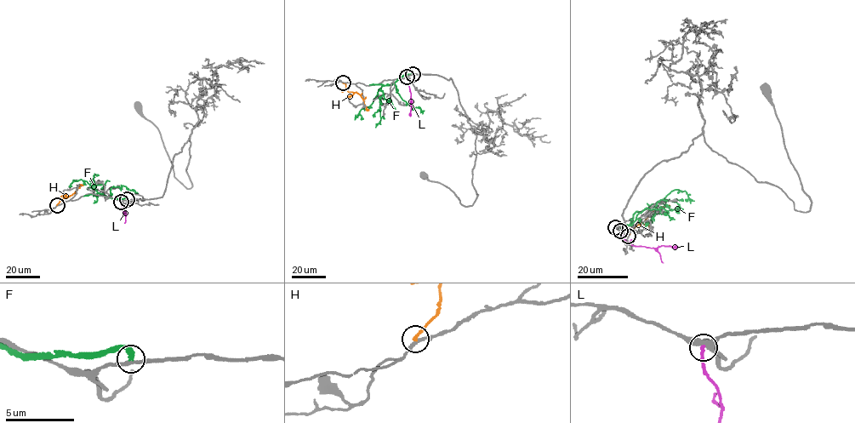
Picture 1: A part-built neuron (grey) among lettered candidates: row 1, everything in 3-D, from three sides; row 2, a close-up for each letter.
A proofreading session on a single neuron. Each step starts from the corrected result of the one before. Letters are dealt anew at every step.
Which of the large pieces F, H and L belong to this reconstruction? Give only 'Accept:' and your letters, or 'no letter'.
Accept: no letter

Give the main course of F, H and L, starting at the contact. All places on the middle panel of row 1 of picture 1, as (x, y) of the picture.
F: (413, 74), (401, 76), (391, 84), (383, 85), (379, 89), (381, 118), (375, 127)
H: (342, 82), (348, 91), (358, 93), (369, 110)
L: (407, 77), (412, 105), (410, 116)

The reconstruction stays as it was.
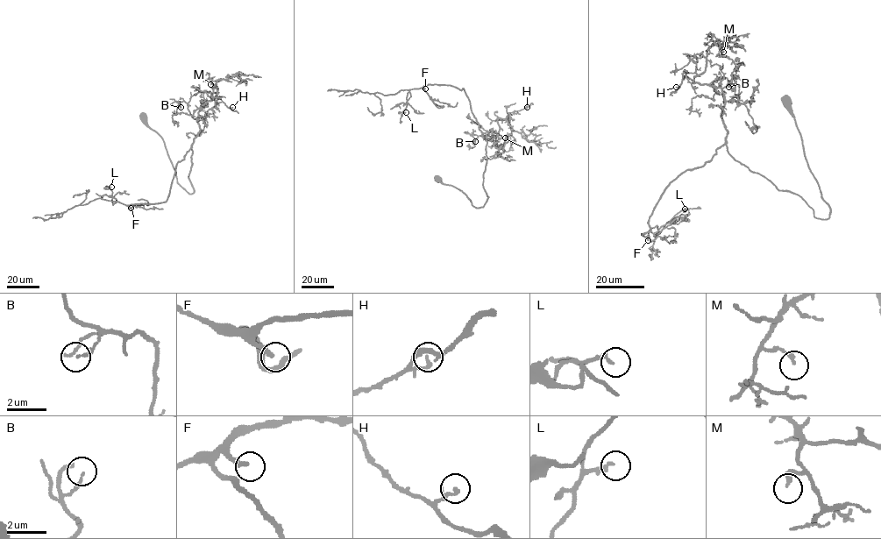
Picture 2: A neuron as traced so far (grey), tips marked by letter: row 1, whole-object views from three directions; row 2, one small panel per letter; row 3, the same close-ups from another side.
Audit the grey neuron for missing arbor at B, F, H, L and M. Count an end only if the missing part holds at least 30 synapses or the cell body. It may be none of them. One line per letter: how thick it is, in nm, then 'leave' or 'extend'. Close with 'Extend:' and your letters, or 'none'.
B: calibre 120 nm; leave
F: calibre 260 nm; extend
H: calibre 120 nm; leave
L: calibre 170 nm; leave
M: calibre 170 nm; leave
Extend: F

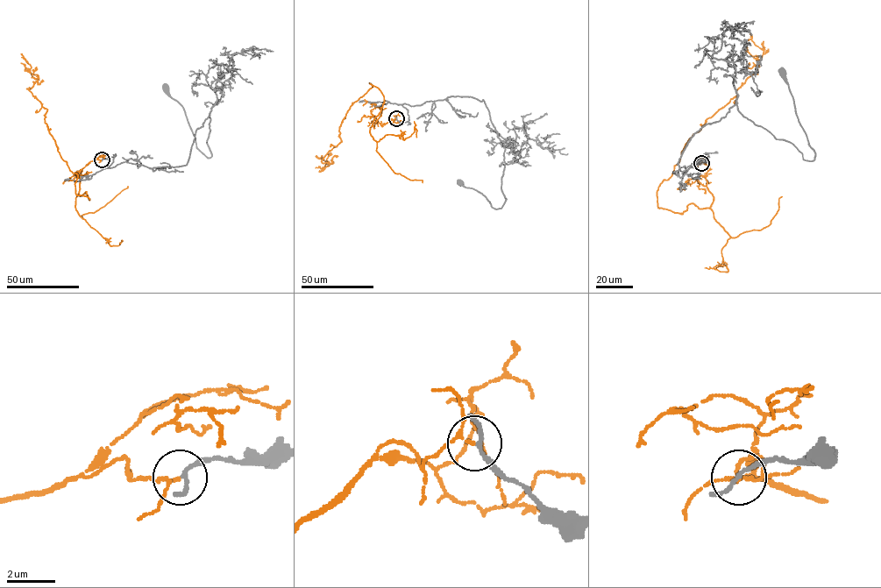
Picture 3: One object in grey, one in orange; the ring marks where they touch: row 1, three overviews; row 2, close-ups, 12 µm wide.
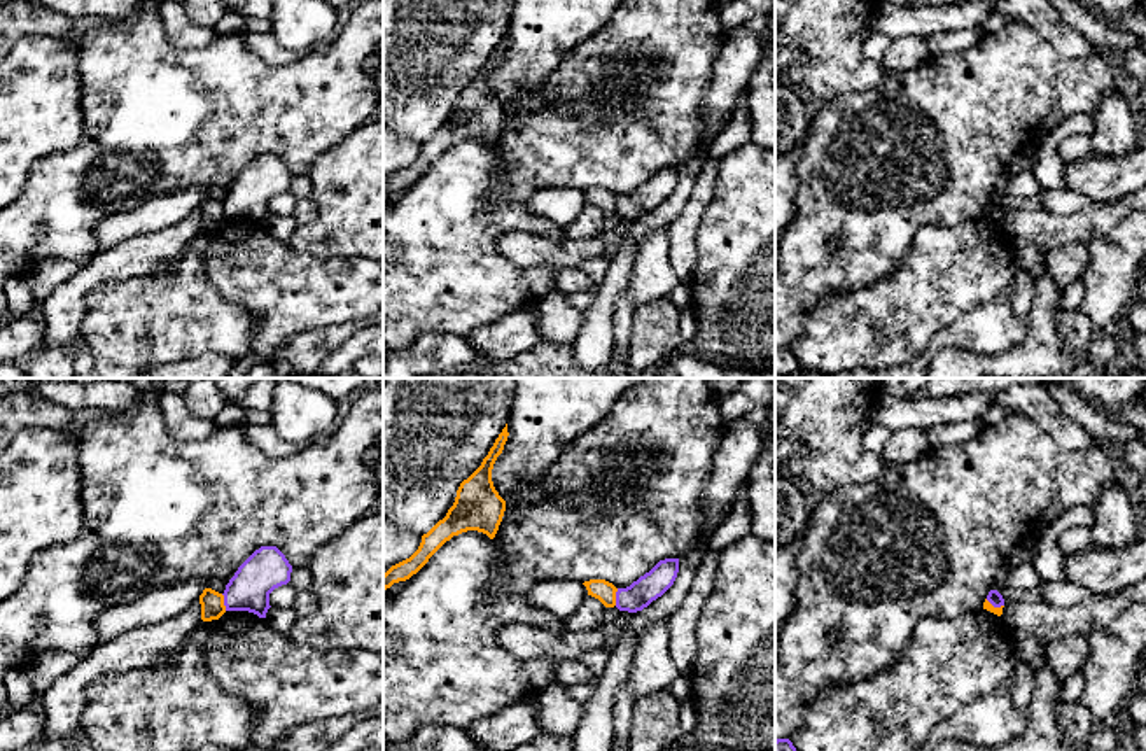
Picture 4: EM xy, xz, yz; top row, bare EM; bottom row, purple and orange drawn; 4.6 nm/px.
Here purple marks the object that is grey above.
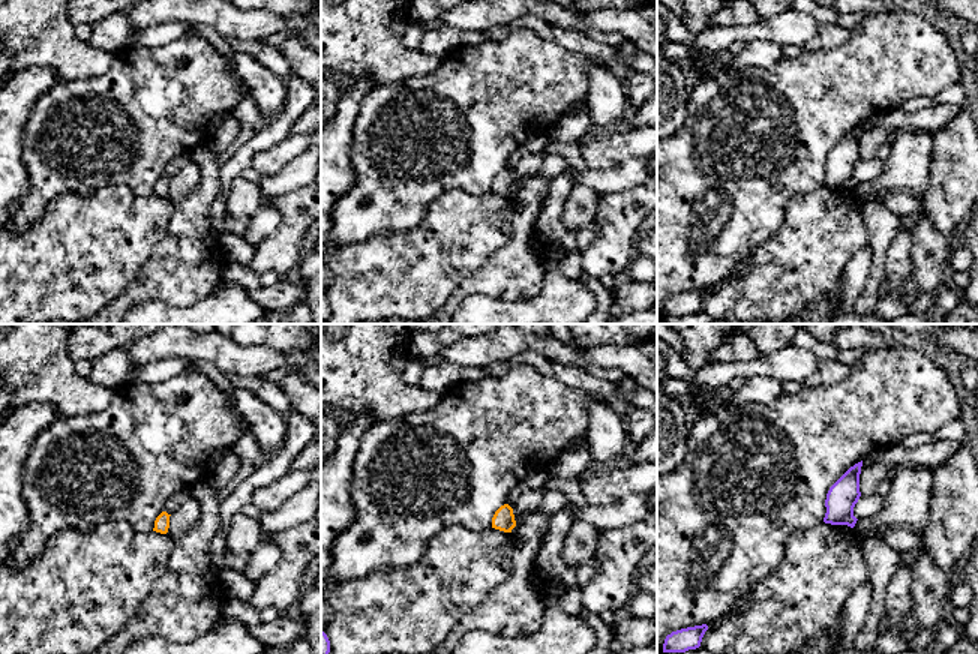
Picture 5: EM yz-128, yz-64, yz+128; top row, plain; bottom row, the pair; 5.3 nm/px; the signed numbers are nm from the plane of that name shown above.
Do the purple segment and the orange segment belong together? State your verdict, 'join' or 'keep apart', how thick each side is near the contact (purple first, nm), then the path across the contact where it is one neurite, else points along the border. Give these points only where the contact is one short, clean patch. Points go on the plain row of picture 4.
keep apart; 190 nm thick on the purple side, 110 nm on the other; border along xy (221, 202), (226, 217)

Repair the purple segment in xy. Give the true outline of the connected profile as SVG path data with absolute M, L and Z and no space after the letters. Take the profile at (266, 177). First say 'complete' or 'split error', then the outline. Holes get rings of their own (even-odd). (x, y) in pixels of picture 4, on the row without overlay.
complete | M261 154L234 180L224 198L226 219L266 226L269 201L290 189L292 173L276 154Z

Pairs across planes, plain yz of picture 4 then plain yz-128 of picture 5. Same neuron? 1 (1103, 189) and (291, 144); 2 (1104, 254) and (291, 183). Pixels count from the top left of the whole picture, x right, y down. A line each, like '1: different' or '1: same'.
1: same
2: different

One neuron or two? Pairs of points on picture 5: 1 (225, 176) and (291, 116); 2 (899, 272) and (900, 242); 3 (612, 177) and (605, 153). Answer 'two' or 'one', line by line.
1: one
2: one
3: two

